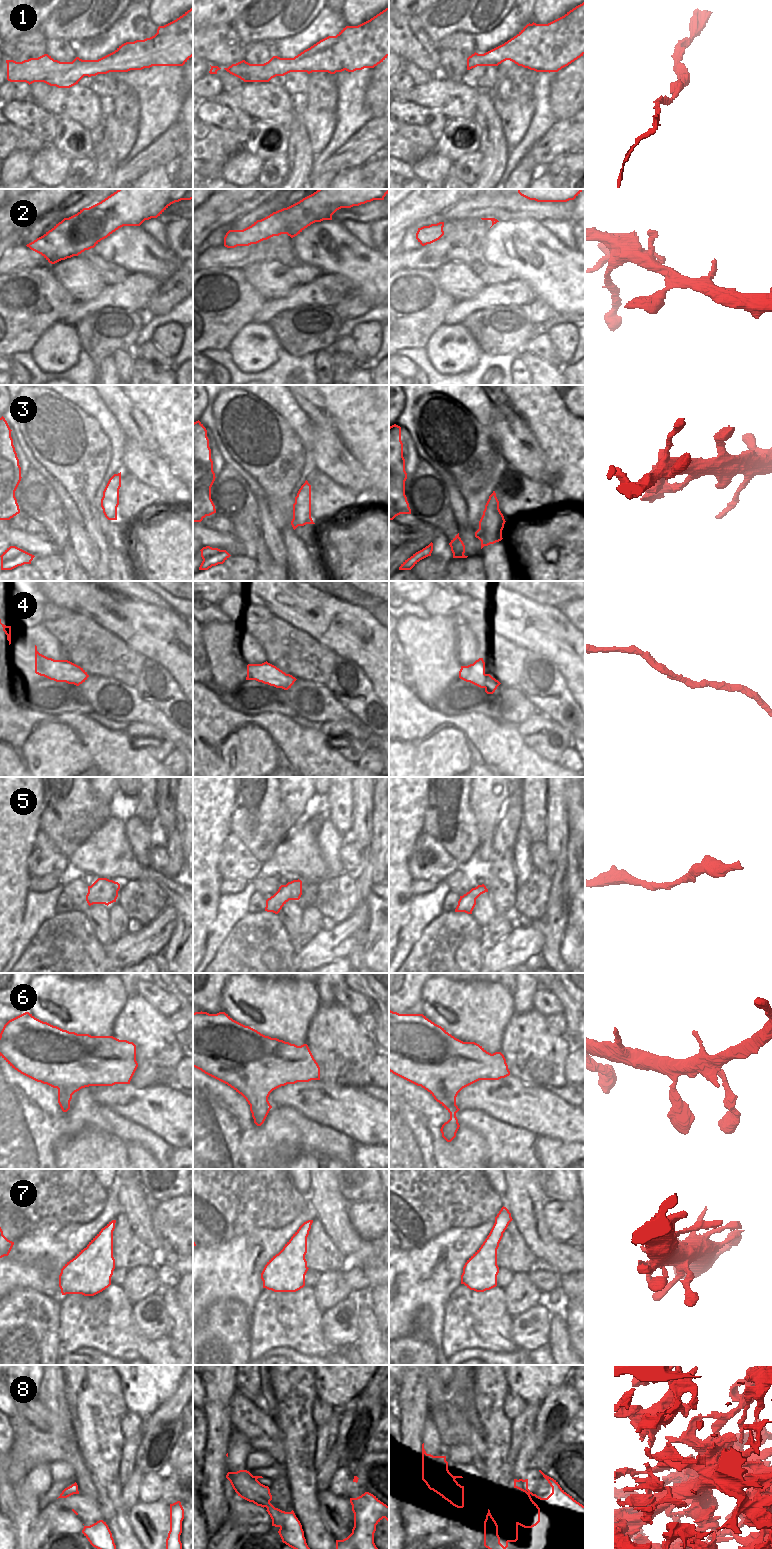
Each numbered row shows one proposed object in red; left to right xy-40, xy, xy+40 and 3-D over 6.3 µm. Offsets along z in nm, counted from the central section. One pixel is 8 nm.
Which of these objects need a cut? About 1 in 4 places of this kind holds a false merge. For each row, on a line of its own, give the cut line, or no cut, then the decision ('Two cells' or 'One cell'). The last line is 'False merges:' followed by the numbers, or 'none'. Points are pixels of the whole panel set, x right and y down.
1: No split. One cell
2: No split. One cell
3: Split along xy+40 (495, 497), (495, 514), (504, 523). Two cells
4: No split. One cell
5: No split. One cell
6: No split. One cell
7: No split. One cell
8: Split along xy (282, 1511), (278, 1526). Two cells
False merges: 3, 8.

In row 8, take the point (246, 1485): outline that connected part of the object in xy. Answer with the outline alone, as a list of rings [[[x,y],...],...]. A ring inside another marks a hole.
[[[247,1470],[228,1472],[226,1478],[230,1481],[233,1489],[241,1498],[253,1502],[257,1506],[266,1507],[272,1519],[272,1526],[280,1526],[282,1510],[275,1508],[270,1501],[272,1495],[268,1486],[261,1484],[257,1479],[262,1476],[253,1476]]]

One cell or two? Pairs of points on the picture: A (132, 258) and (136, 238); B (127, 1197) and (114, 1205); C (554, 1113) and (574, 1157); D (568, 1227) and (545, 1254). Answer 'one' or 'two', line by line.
A: one
B: two
C: two
D: two

